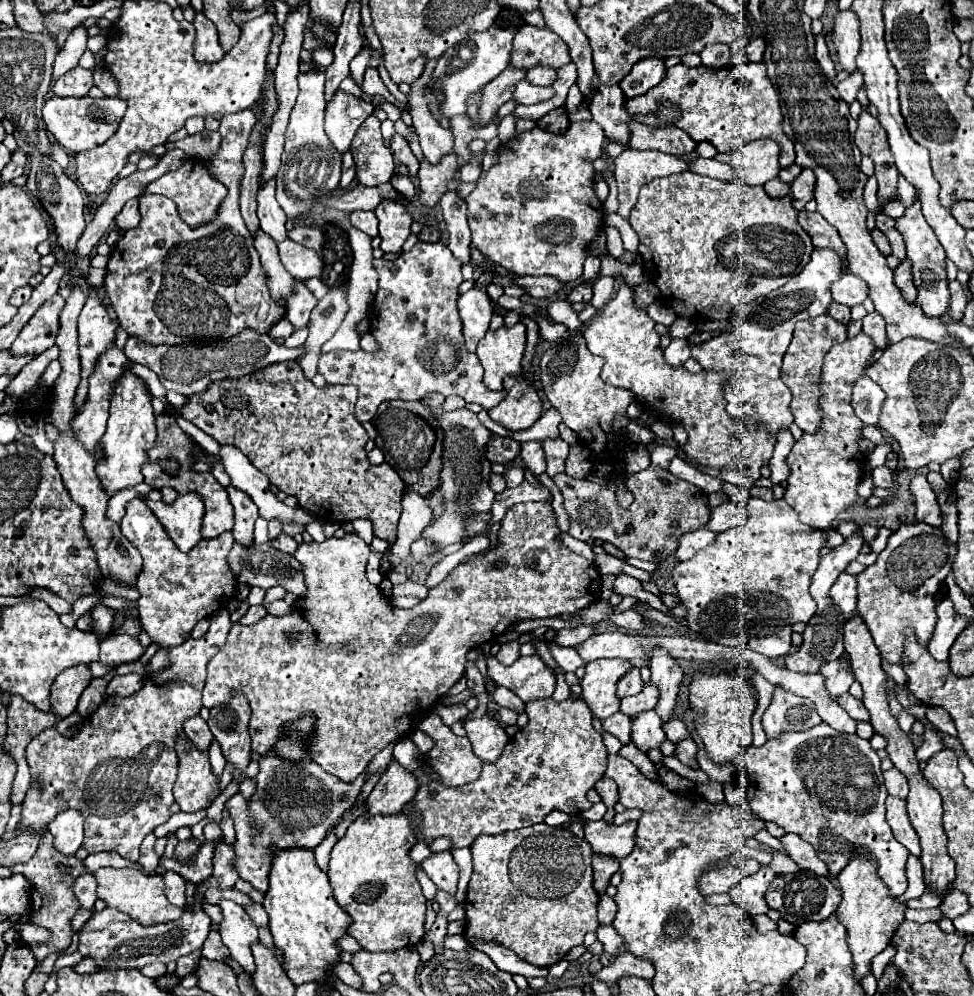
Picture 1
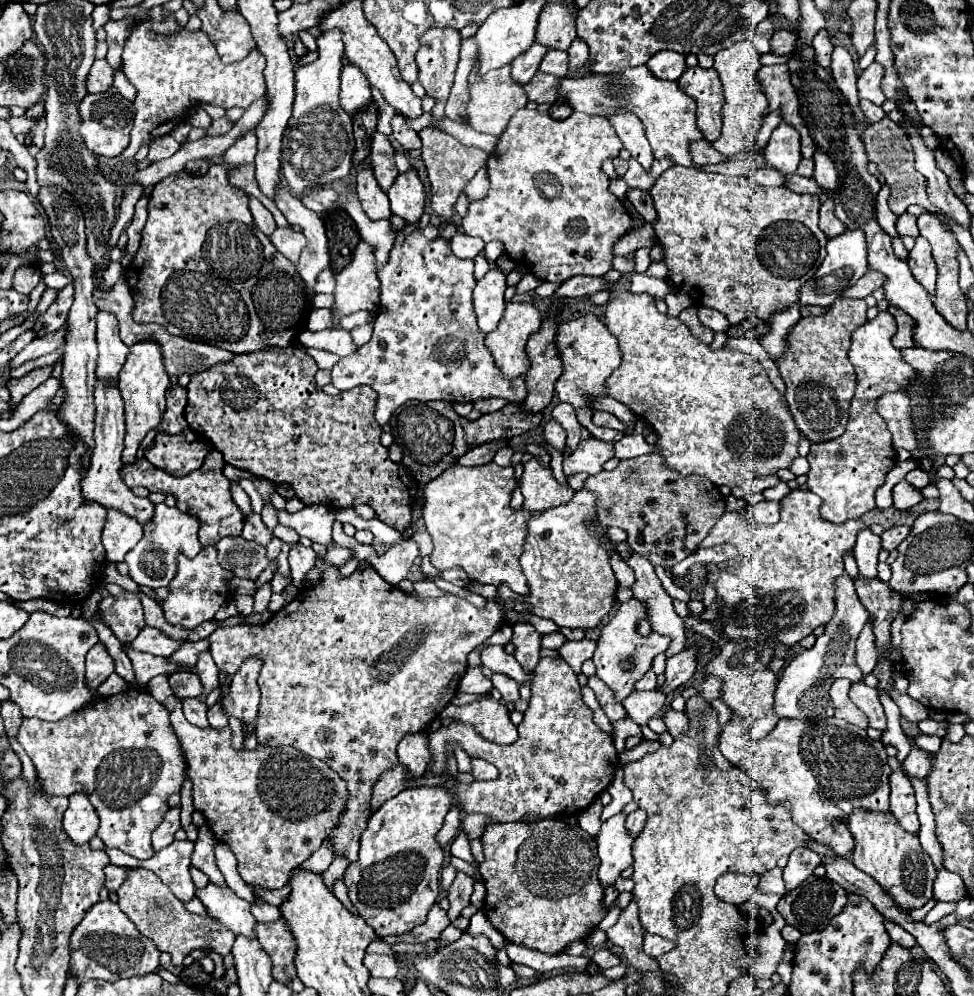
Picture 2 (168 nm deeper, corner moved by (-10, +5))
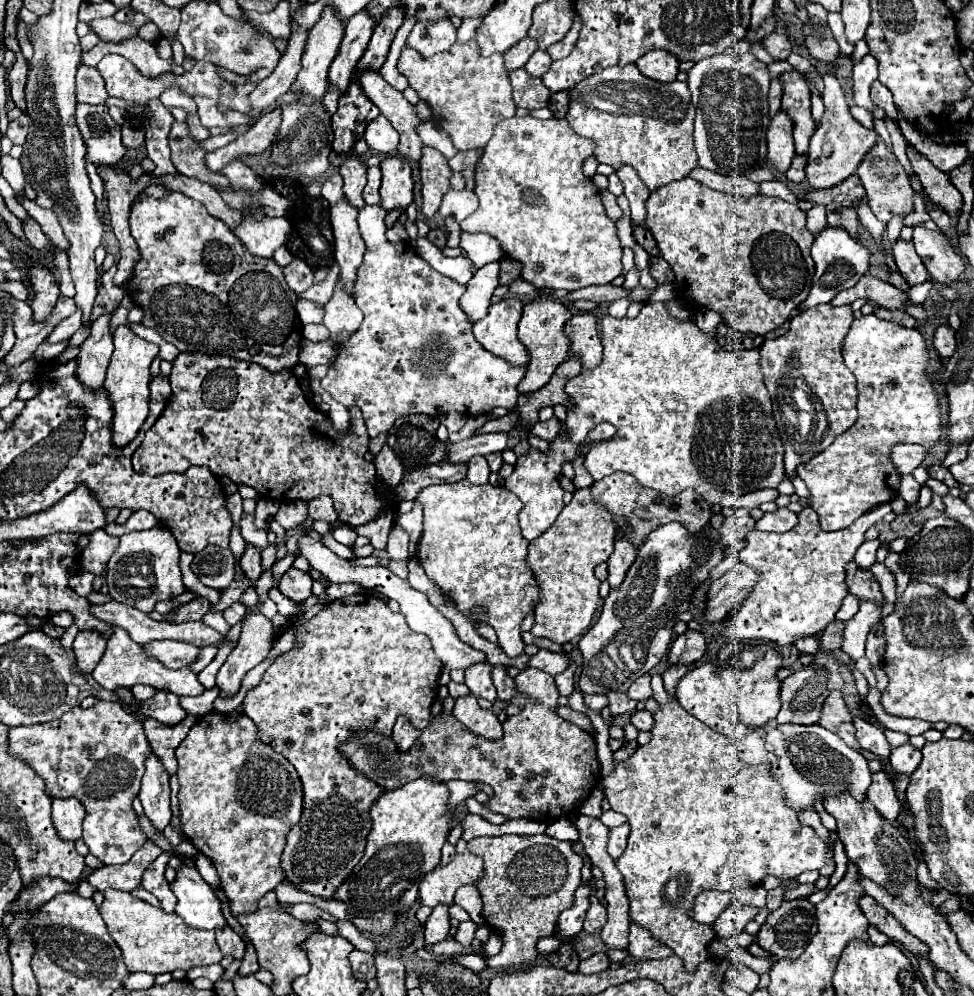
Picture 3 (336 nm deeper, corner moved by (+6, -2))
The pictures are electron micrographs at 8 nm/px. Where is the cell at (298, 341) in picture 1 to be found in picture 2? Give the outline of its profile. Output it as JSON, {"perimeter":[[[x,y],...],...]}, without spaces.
{"perimeter":[[[312,309],[310,319],[308,319],[308,329],[310,331],[322,331],[328,327],[332,327],[330,309]]]}

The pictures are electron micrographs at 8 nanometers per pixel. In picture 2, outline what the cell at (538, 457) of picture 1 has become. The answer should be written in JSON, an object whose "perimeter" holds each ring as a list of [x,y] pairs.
{"perimeter":[[[550,419],[544,425],[544,441],[552,447],[556,447],[558,451],[562,451],[566,447],[566,431],[562,429],[560,423],[556,423],[554,419]]]}

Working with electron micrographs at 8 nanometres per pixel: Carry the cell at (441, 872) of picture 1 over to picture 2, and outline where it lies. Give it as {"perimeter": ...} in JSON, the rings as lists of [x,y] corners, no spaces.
{"perimeter":[[[458,873],[456,875],[456,881],[448,889],[448,901],[450,901],[448,917],[450,917],[450,921],[458,919],[460,913],[462,913],[462,909],[470,905],[472,887],[474,887],[474,881],[468,875],[464,875],[464,873]]]}

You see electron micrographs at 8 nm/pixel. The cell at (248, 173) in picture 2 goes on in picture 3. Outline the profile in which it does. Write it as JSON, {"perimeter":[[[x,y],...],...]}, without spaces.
{"perimeter":[[[174,122],[169,134],[169,146],[172,148],[172,162],[180,174],[204,180],[214,188],[232,188],[224,174],[208,170],[208,166],[204,164],[206,152],[200,150],[198,142],[192,140],[186,124]]]}

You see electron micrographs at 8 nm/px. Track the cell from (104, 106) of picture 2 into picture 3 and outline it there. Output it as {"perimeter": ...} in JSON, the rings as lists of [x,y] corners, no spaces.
{"perimeter":[[[78,104],[76,124],[88,148],[88,162],[112,166],[126,154],[126,148],[120,142],[120,126],[110,118],[106,106]]]}

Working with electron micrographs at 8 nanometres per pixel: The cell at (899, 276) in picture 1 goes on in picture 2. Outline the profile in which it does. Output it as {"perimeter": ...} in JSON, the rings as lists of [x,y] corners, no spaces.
{"perimeter":[[[916,237],[916,245],[914,245],[914,249],[910,251],[910,257],[908,257],[908,265],[910,265],[910,271],[916,277],[916,281],[928,293],[934,293],[938,269],[936,269],[936,263],[934,263],[934,257],[932,257],[930,243],[924,237]]]}

